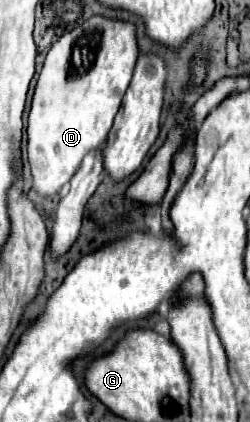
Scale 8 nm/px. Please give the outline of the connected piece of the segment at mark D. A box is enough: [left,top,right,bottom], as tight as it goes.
[27,16,139,196]

